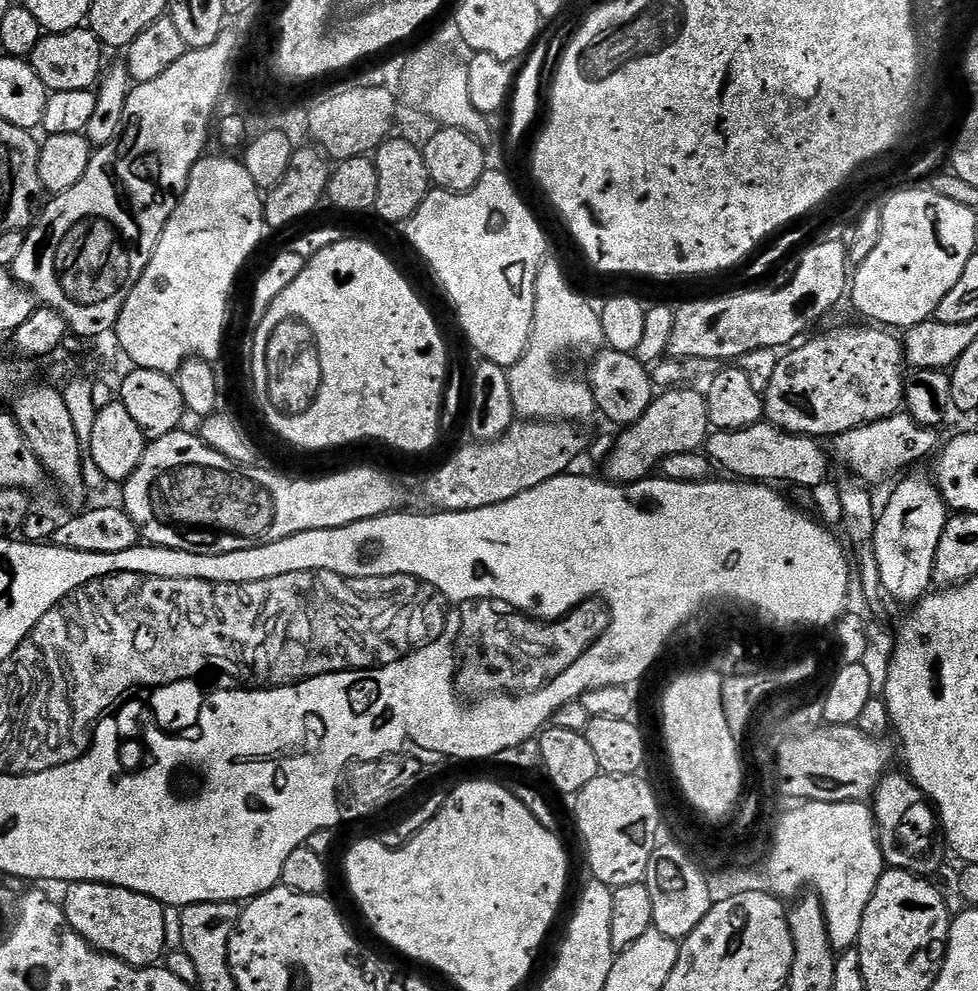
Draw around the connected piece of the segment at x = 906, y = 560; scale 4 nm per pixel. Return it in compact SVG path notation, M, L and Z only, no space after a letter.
M907 476L893 490L888 505L879 509L874 551L885 593L900 604L914 606L933 587L934 554L938 554L938 542L942 542L942 530L946 530L950 509L929 477L927 480L924 476Z

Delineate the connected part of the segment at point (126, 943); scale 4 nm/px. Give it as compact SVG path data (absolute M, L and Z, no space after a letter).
M82 882L81 884L67 885L62 907L68 924L92 948L124 960L135 968L150 968L161 963L166 952L166 918L164 917L165 905L146 894L138 894L134 890L119 888L113 884L95 884Z

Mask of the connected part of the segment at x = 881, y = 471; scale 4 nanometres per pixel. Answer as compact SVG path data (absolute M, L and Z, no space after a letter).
M897 414L890 418L882 418L878 422L863 424L854 430L846 430L831 441L830 452L835 459L837 456L848 467L846 469L851 475L873 482L873 480L884 480L895 472L903 473L908 470L903 468L926 459L932 451L935 453L942 444L940 434L935 428L919 424L913 416Z

